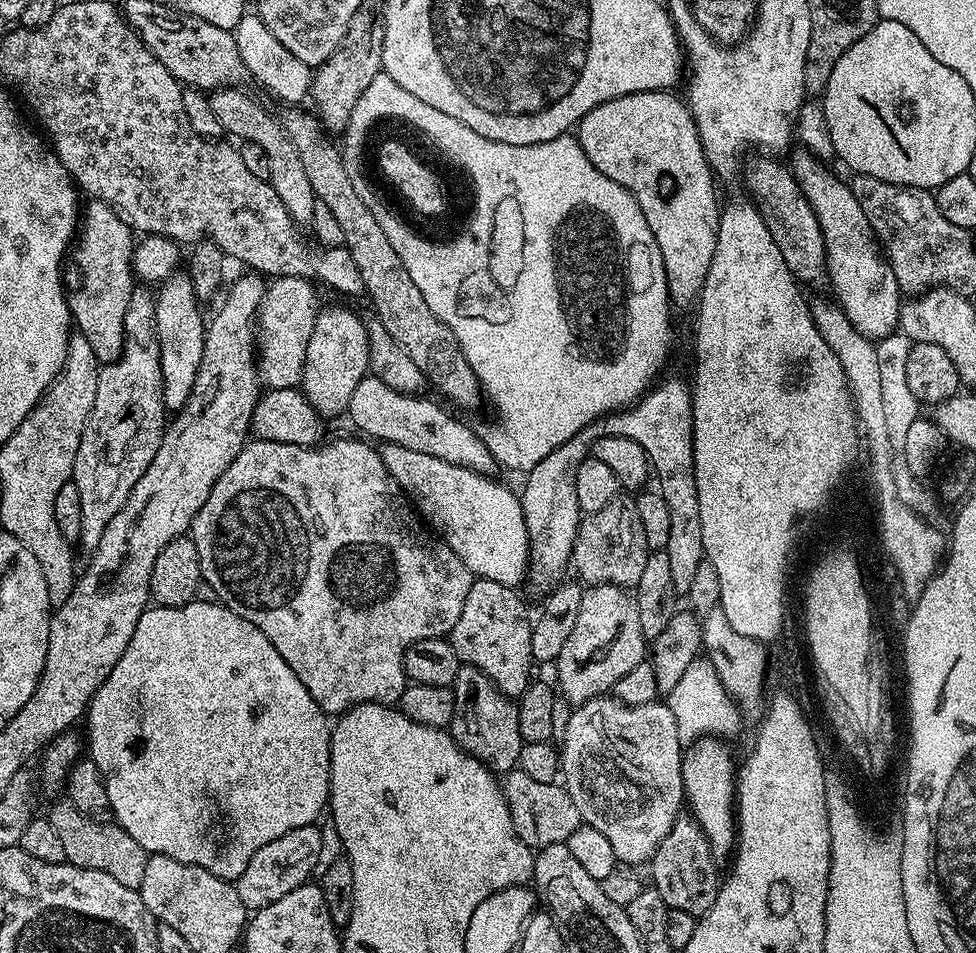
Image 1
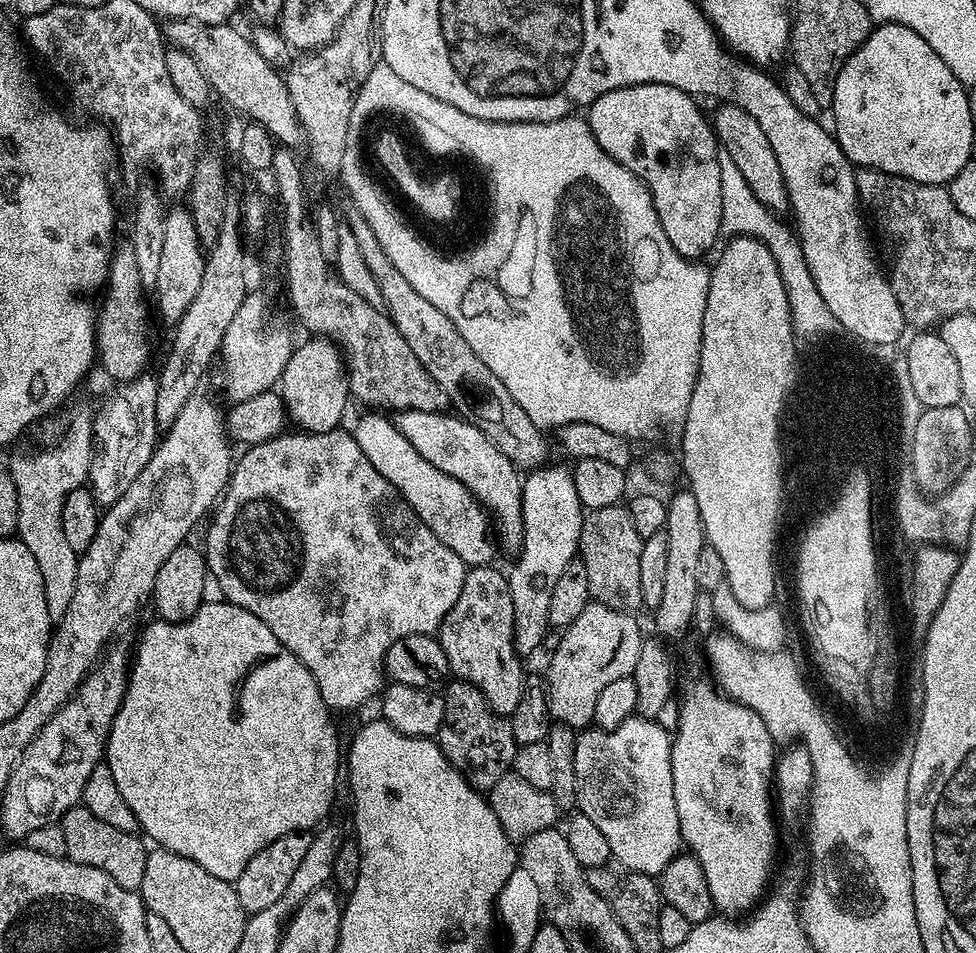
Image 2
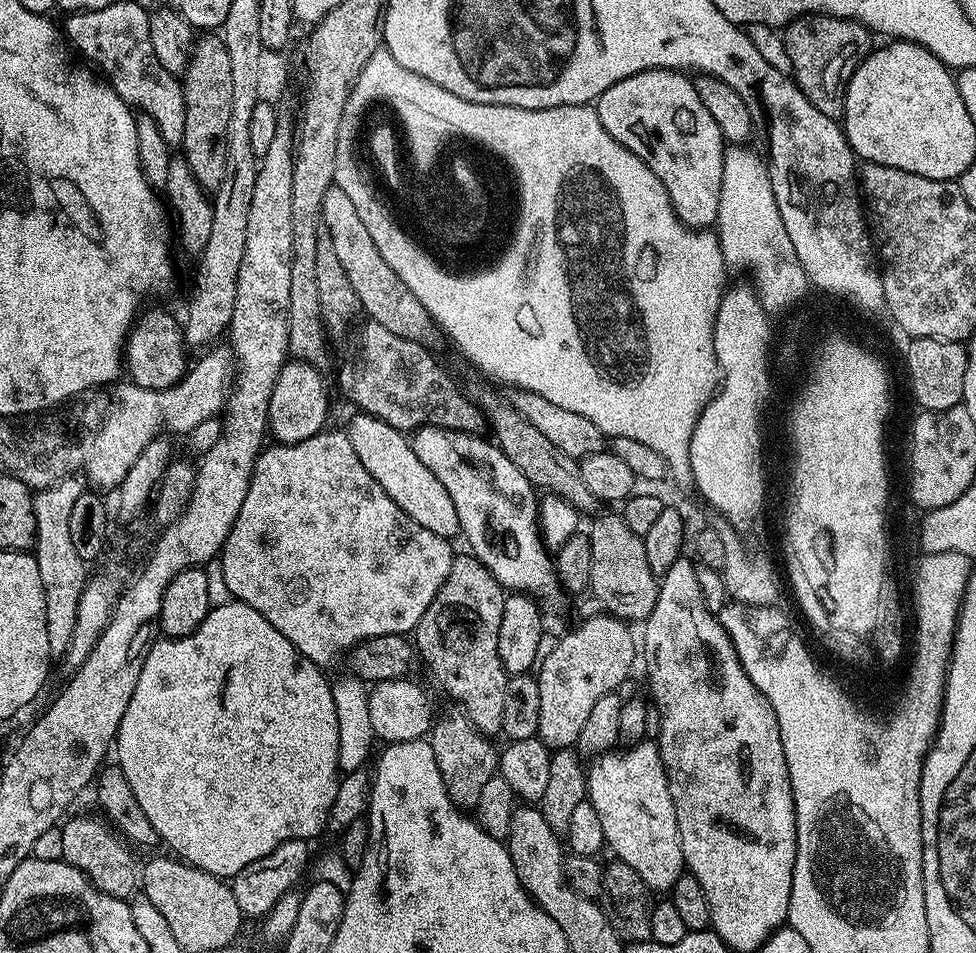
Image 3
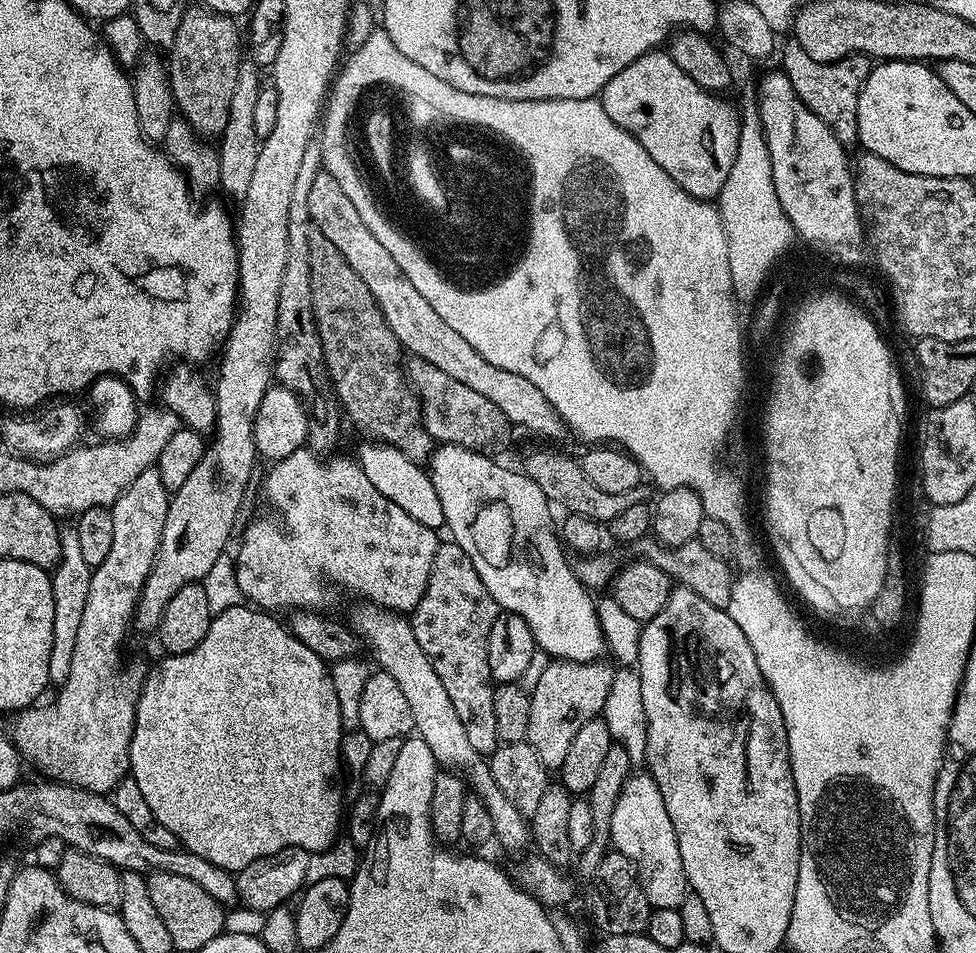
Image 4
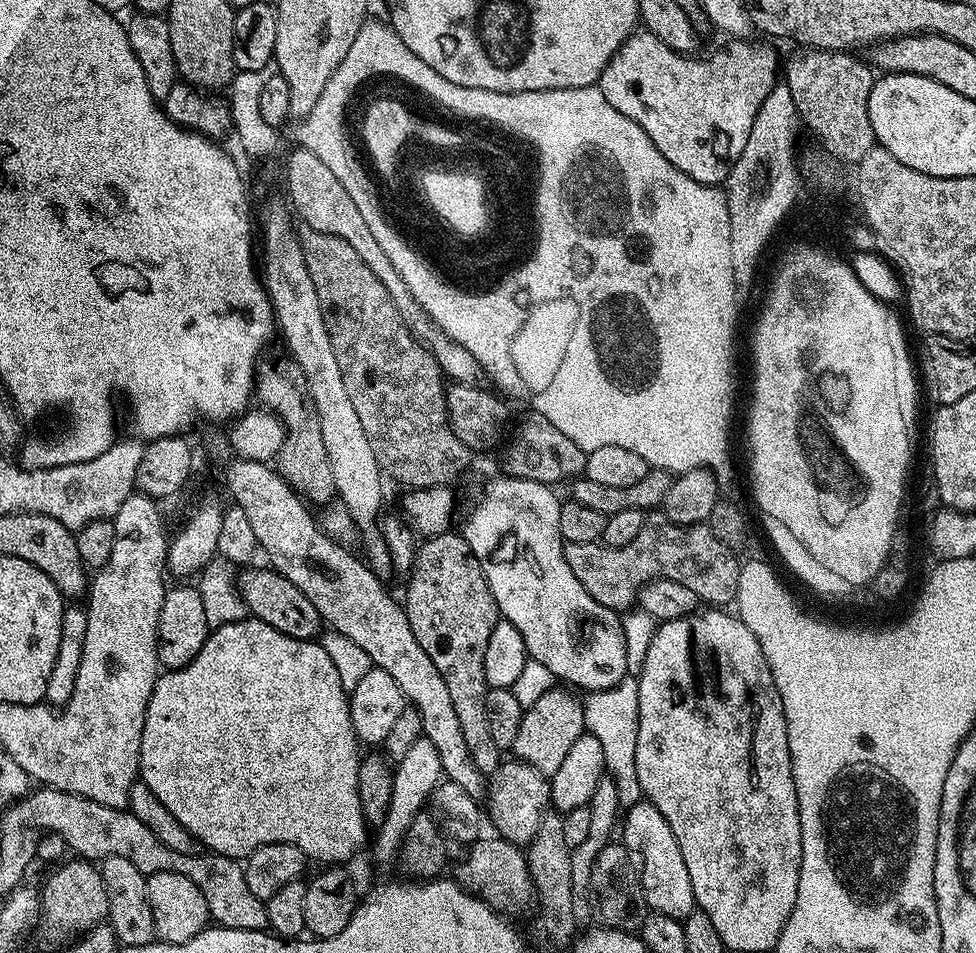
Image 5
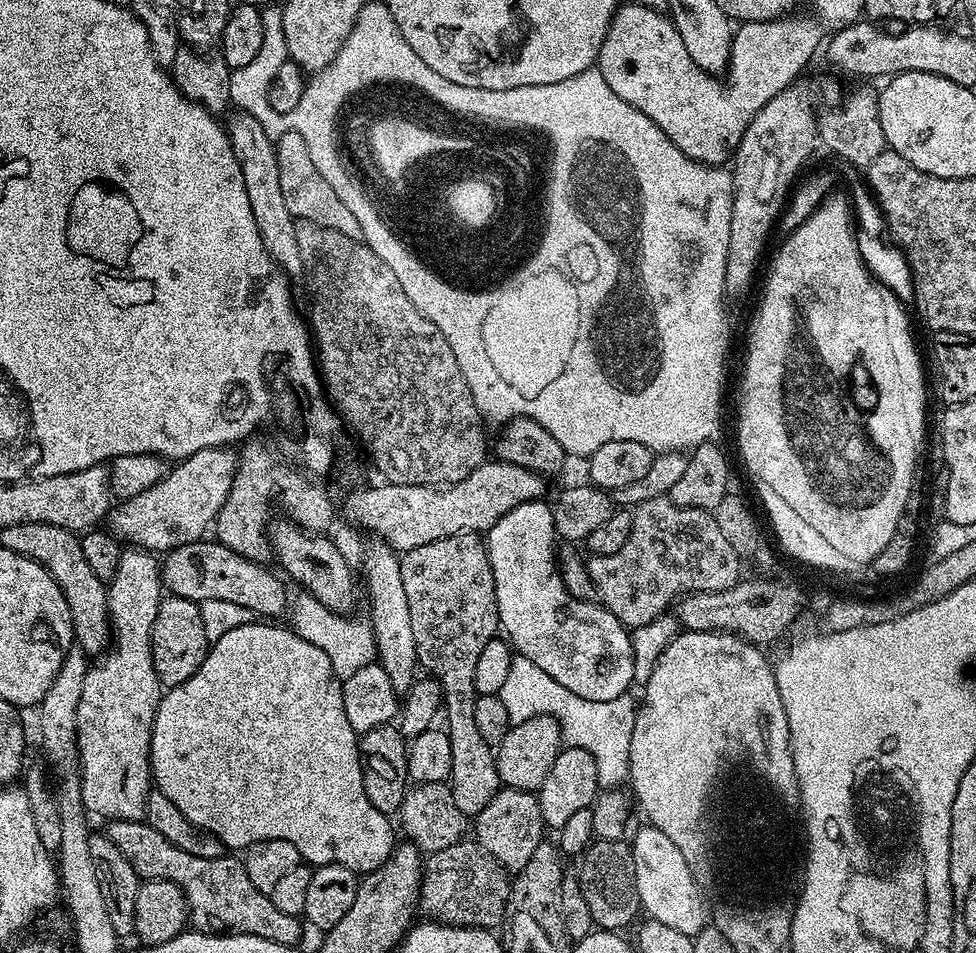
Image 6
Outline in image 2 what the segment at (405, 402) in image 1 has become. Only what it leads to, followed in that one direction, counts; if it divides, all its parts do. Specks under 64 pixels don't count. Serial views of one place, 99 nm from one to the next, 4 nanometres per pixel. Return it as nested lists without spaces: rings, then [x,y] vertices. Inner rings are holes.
[[[406,410],[395,417],[396,429],[430,462],[438,466],[442,474],[458,478],[462,486],[470,490],[475,500],[480,501],[485,509],[500,523],[499,543],[513,550],[519,549],[524,540],[524,519],[522,518],[522,476],[516,465],[478,430],[469,420],[461,420],[448,412],[427,412],[426,410]]]

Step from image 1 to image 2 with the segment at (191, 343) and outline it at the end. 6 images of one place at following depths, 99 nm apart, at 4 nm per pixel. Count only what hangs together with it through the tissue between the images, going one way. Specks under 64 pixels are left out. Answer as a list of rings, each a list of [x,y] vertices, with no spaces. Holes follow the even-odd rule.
[[[169,207],[164,213],[162,258],[158,269],[158,282],[154,289],[154,308],[160,311],[160,316],[169,326],[175,326],[190,302],[198,294],[202,286],[202,270],[206,259],[206,249],[200,244],[198,230],[194,230],[194,218],[187,207]]]

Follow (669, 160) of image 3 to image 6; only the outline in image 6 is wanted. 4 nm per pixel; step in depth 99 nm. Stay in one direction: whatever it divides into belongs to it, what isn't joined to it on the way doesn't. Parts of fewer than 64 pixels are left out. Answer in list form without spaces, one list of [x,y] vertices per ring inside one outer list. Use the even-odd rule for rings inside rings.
[[[630,2],[619,5],[612,16],[598,67],[606,86],[630,102],[657,126],[690,158],[699,164],[723,165],[733,159],[738,142],[752,120],[740,104],[740,96],[728,96],[716,88],[717,77],[702,74],[693,65],[690,54],[684,52],[682,38],[659,12]],[[728,160],[728,161],[724,161]]]

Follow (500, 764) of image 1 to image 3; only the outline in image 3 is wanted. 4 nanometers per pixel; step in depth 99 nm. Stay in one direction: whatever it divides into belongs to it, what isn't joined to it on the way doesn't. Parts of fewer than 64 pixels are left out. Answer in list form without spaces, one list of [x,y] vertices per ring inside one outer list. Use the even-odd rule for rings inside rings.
[[[452,702],[444,713],[435,717],[430,743],[434,750],[434,762],[438,762],[438,774],[442,774],[442,782],[446,786],[446,794],[456,803],[461,810],[475,810],[478,798],[482,798],[482,789],[486,782],[497,775],[500,767],[500,752],[495,748],[489,737],[483,736],[470,722],[464,709],[459,704]]]

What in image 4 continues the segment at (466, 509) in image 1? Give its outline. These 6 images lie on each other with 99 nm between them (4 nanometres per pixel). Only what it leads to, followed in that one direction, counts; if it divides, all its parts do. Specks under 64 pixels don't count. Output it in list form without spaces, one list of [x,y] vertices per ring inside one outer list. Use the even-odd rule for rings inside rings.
[[[379,442],[365,443],[364,453],[358,456],[360,469],[370,478],[370,483],[376,487],[378,494],[382,494],[394,506],[402,506],[414,522],[422,522],[422,526],[437,530],[445,527],[442,514],[442,502],[438,502],[438,490],[434,490],[434,482],[427,471],[424,472],[417,461],[411,460],[402,450],[389,444]]]

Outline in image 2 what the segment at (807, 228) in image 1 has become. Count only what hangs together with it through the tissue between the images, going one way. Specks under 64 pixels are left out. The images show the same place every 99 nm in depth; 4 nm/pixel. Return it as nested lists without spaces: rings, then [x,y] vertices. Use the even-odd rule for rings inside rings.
[[[724,102],[719,107],[720,109],[714,114],[711,113],[710,116],[712,131],[716,133],[719,147],[726,154],[730,154],[734,166],[738,166],[742,178],[746,178],[750,190],[754,190],[754,196],[758,198],[758,202],[762,202],[762,206],[766,206],[777,214],[787,213],[789,207],[786,182],[782,178],[778,158],[774,158],[774,149],[770,147],[762,126],[758,126],[757,120],[737,104]]]

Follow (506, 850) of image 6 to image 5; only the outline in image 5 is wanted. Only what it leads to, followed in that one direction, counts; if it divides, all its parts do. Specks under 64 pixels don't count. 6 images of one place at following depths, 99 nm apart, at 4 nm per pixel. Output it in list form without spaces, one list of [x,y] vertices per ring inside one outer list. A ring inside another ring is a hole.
[[[505,759],[496,771],[491,773],[490,783],[486,788],[486,816],[492,819],[495,835],[512,844],[526,846],[534,838],[538,830],[538,822],[542,822],[548,799],[549,777],[541,774],[534,766],[524,760]]]

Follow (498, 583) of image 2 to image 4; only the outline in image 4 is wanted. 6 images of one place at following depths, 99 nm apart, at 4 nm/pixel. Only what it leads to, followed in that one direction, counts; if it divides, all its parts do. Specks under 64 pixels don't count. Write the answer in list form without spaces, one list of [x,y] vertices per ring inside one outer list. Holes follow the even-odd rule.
[[[455,542],[441,543],[434,554],[434,566],[430,566],[430,582],[418,606],[410,613],[412,629],[414,638],[418,638],[418,646],[422,646],[422,650],[426,650],[426,658],[430,658],[430,666],[434,666],[438,678],[442,678],[442,687],[446,694],[450,694],[450,702],[454,702],[454,710],[462,721],[470,746],[474,746],[474,750],[485,758],[491,757],[500,744],[498,725],[494,719],[494,681],[490,674],[490,630],[494,630],[497,615],[498,605],[490,590],[486,590],[482,578],[478,578],[478,570],[474,570],[470,554],[466,554],[466,550]]]

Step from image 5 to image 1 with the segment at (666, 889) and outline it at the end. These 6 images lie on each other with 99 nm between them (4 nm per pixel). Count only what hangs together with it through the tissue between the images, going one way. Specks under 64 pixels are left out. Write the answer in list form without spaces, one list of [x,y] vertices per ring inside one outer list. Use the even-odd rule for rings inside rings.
[[[612,694],[595,696],[585,704],[573,707],[559,750],[562,783],[570,798],[574,798],[574,806],[578,806],[581,821],[609,840],[621,865],[647,865],[658,846],[662,846],[662,838],[670,834],[670,826],[674,826],[685,803],[682,745],[675,716],[667,703],[629,706]]]

